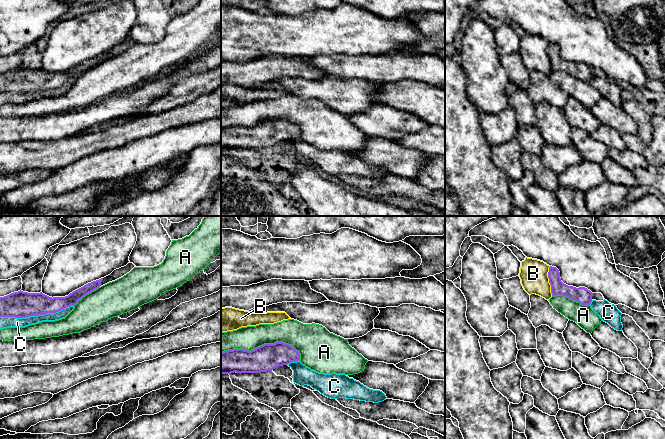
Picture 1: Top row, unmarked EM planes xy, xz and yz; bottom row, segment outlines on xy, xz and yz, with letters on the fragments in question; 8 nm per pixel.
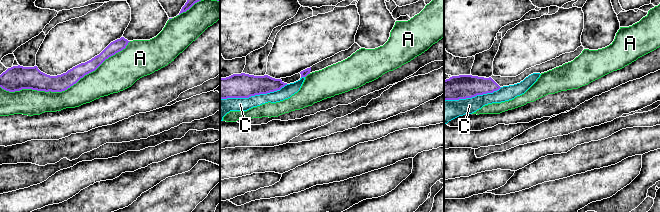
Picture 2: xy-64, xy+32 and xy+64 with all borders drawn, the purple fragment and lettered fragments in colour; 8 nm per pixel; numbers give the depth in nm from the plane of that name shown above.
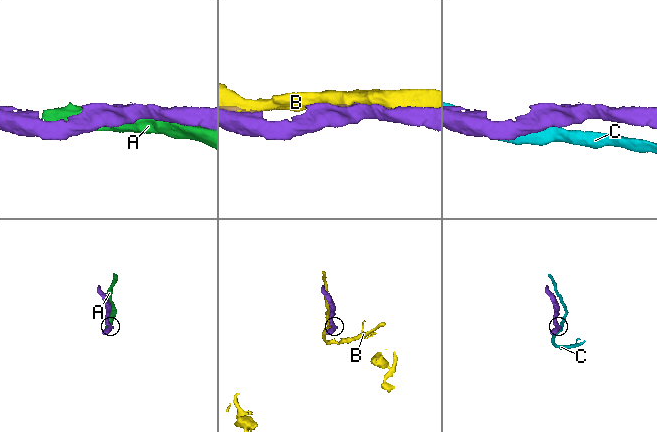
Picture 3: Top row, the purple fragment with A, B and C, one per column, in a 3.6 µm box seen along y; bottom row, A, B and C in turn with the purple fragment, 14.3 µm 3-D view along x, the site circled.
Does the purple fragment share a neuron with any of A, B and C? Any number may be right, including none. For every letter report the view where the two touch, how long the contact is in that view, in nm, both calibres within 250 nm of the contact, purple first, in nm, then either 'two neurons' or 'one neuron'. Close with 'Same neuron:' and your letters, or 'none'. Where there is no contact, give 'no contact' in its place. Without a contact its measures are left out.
A: xz | 650 nm | 220/200 nm | two neurons
B: yz | 240 nm | 110/220 nm | two neurons
C: xy | 600 nm | 220/80 nm | two neurons
Same neuron: none

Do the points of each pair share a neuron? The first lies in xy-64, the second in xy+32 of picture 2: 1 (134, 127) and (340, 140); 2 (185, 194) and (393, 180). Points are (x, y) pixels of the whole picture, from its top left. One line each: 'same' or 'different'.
1: same
2: different

